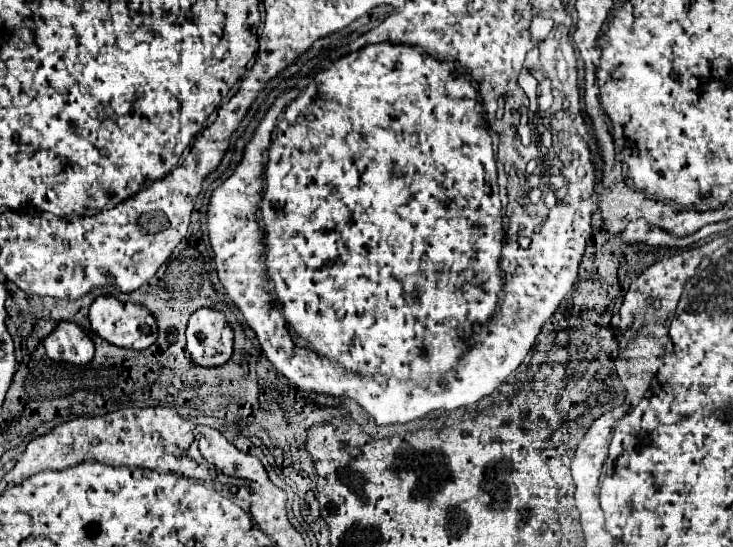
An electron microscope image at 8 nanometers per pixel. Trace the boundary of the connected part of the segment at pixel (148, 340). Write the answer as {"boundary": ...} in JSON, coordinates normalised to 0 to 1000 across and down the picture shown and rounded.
{"boundary":[[[134,543],[120,572],[123,583],[123,601],[139,616],[142,623],[158,631],[158,634],[169,634],[169,638],[183,638],[183,642],[194,642],[199,634],[205,634],[213,620],[213,587],[210,580],[191,558],[180,558],[180,554],[164,554],[156,543]]]}

